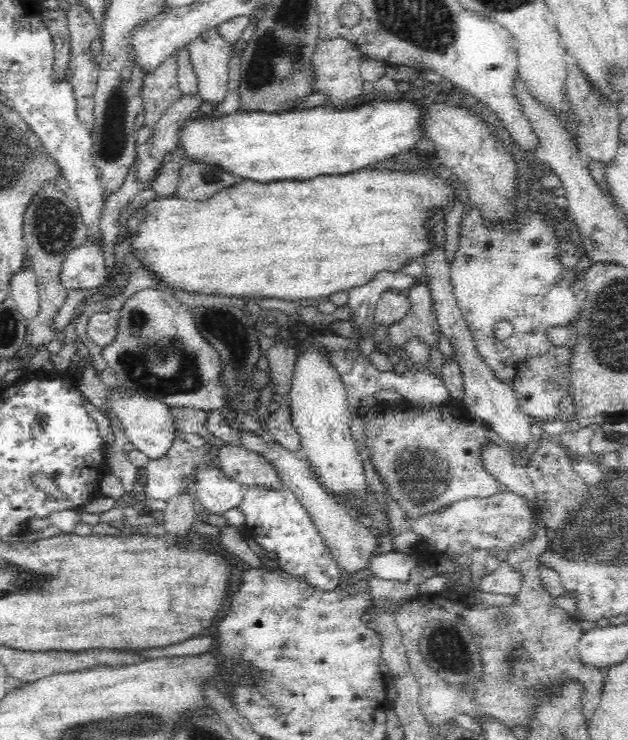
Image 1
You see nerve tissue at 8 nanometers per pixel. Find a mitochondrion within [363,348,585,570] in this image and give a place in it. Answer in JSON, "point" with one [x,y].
{"point":[424,475]}

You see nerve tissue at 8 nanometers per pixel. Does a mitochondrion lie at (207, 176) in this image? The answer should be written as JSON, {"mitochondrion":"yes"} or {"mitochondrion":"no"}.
{"mitochondrion":"yes"}

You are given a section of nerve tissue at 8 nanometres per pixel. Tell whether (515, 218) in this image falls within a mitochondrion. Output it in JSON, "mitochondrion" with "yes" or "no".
{"mitochondrion":"no"}

